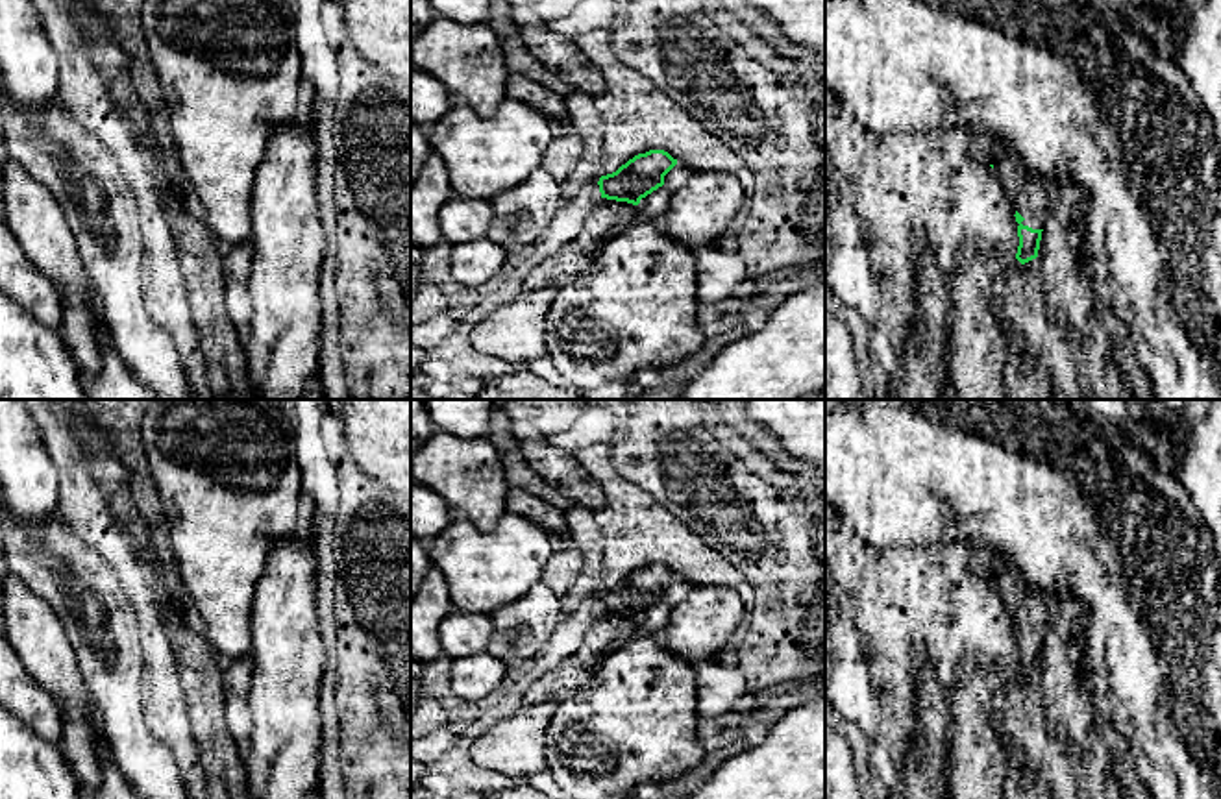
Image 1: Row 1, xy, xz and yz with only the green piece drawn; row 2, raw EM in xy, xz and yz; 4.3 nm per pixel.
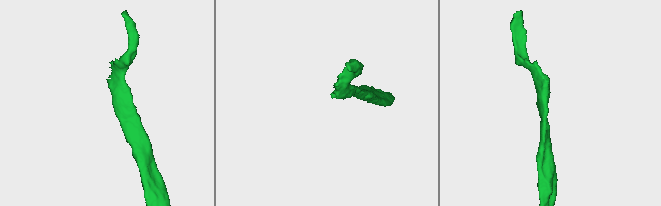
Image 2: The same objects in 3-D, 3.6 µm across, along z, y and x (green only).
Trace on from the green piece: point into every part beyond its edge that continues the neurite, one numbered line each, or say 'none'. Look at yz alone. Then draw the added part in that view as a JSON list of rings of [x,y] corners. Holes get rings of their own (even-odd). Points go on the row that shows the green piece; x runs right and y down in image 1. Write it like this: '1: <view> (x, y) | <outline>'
1: yz (1031, 198) | [[[971,135],[969,155],[995,168],[1014,211],[1025,218],[1021,224],[1043,229],[1053,194],[1051,183],[1030,178],[1018,157],[993,135]]]

